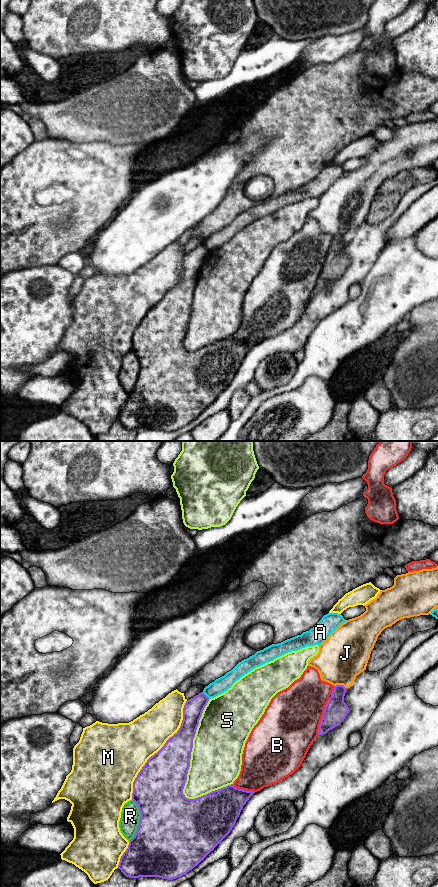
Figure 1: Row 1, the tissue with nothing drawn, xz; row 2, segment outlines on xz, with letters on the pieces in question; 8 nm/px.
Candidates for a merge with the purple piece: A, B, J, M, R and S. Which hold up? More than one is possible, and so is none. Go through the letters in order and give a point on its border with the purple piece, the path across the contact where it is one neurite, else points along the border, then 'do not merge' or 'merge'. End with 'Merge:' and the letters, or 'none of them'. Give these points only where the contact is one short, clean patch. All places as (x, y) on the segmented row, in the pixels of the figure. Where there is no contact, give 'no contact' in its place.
A: xz (205, 695) | along xz (202, 692), (209, 698) | do not merge
B: xz (322, 716) | do not merge
J: xz (340, 685) | do not merge
M: xz (159, 750) | do not merge
R: xz (140, 820) | do not merge
S: xz (191, 749) | do not merge
Merge: none of them

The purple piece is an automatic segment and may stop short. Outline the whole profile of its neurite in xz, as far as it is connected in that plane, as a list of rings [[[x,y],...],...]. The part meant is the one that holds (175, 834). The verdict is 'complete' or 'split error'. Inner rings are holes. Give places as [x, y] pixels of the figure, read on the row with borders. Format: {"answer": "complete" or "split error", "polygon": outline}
{"answer": "complete", "polygon": [[[203,692],[186,701],[179,730],[166,741],[157,753],[147,760],[133,782],[132,800],[138,805],[141,817],[137,831],[129,841],[128,848],[121,856],[118,865],[118,869],[126,877],[159,877],[173,880],[185,875],[230,833],[243,806],[255,793],[236,788],[231,784],[195,799],[188,799],[183,794],[190,767],[193,739],[208,701],[209,698]]]}

